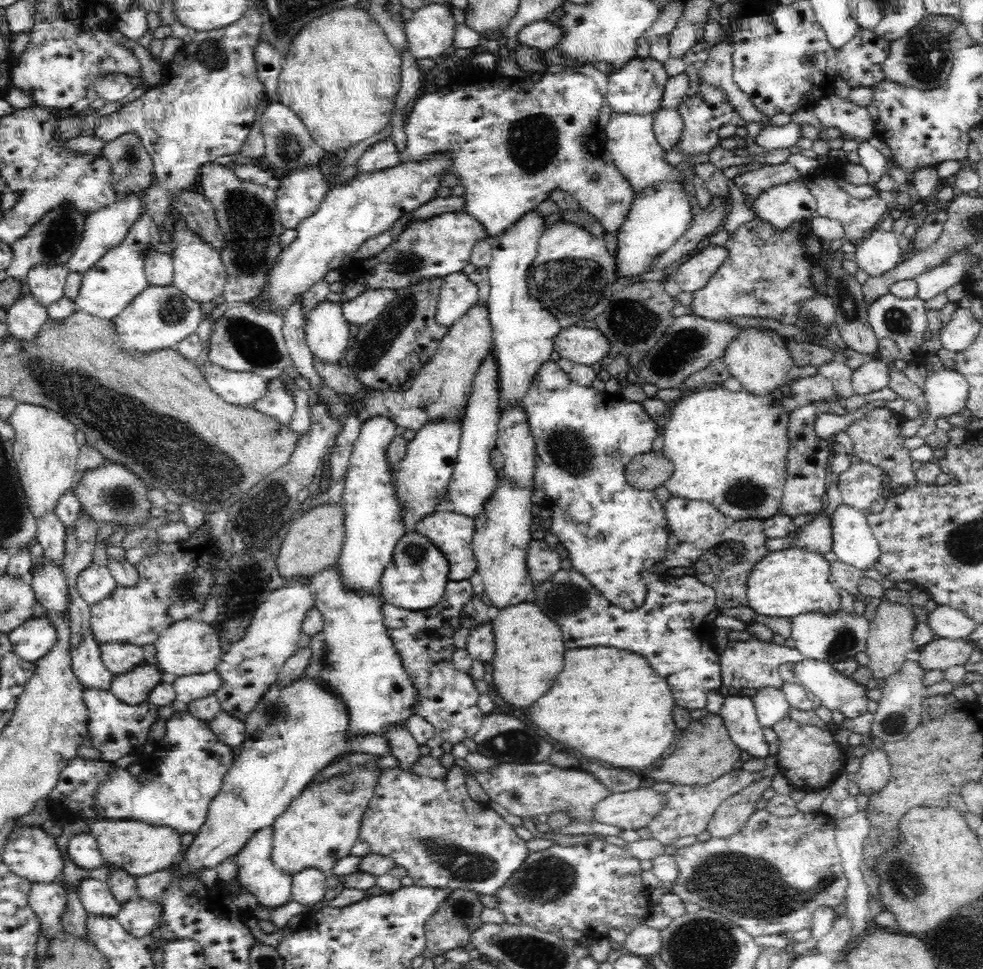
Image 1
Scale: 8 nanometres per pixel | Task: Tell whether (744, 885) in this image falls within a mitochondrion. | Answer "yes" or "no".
yes

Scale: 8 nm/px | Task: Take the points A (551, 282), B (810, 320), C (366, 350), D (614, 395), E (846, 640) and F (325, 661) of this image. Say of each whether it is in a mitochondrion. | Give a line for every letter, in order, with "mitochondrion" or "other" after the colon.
A: mitochondrion
B: mitochondrion
C: mitochondrion
D: other
E: mitochondrion
F: mitochondrion

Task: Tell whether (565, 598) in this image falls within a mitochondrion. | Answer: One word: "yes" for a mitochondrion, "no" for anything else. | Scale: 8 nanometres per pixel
yes

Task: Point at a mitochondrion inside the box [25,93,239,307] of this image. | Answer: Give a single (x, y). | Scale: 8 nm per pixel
(58, 239)

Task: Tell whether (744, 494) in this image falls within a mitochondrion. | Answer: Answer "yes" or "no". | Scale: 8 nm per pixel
yes

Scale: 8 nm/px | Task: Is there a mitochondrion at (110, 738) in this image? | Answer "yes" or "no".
no

